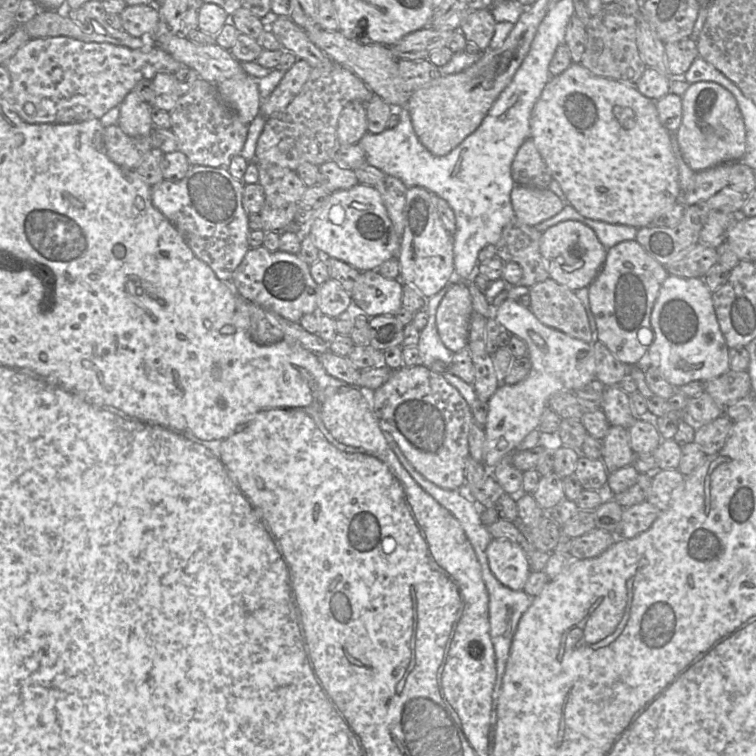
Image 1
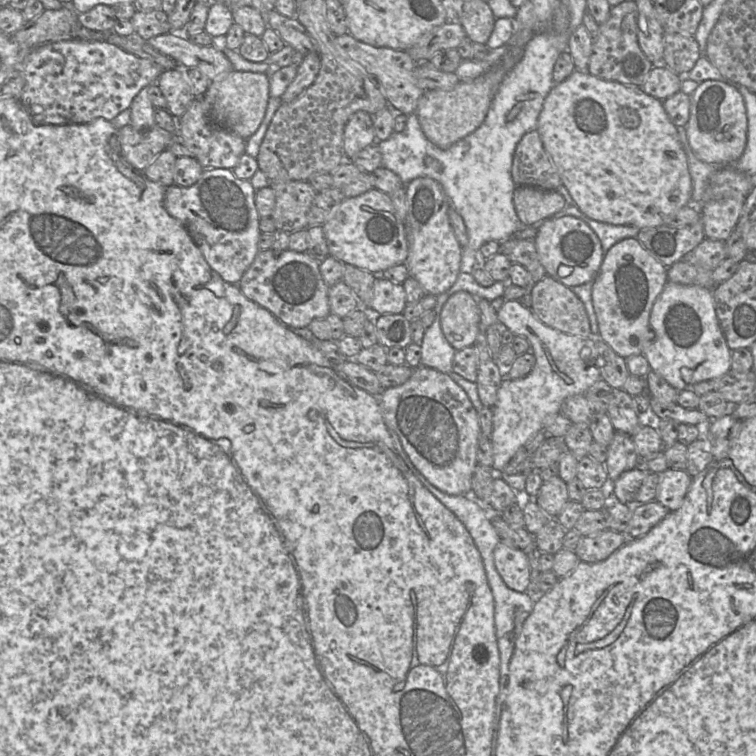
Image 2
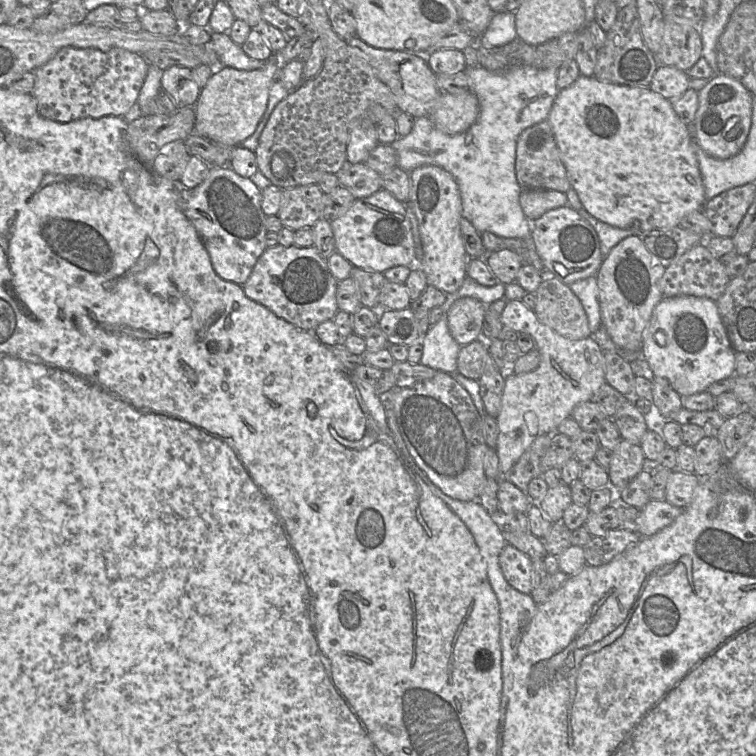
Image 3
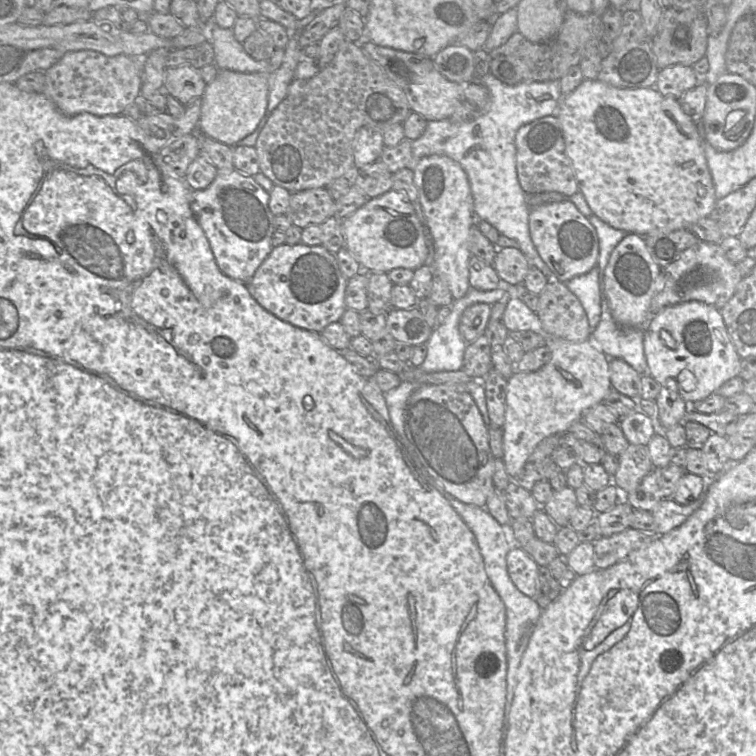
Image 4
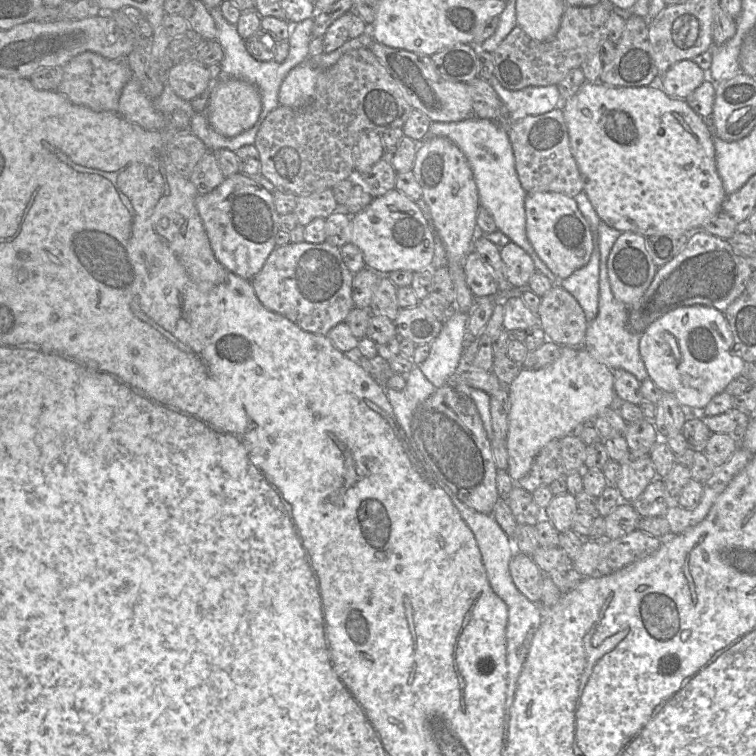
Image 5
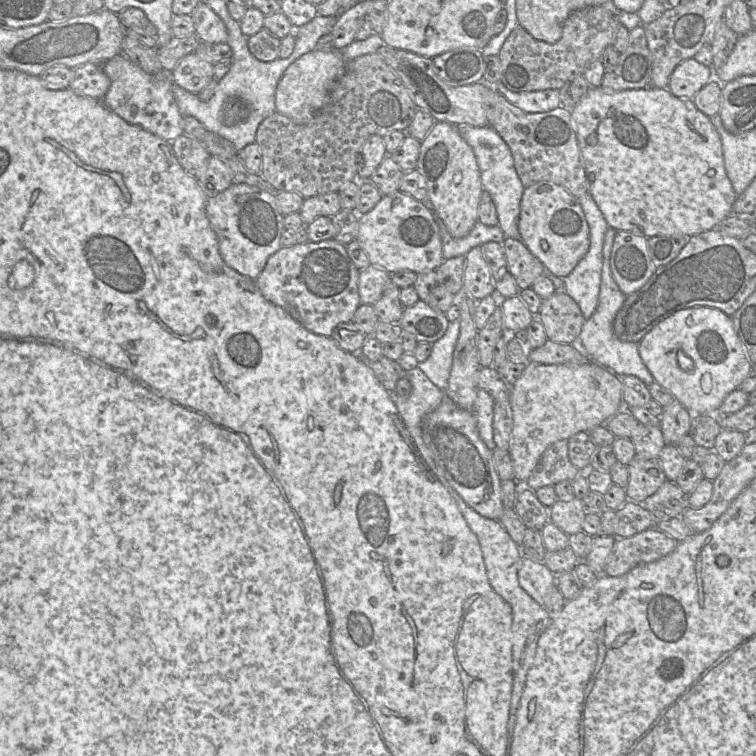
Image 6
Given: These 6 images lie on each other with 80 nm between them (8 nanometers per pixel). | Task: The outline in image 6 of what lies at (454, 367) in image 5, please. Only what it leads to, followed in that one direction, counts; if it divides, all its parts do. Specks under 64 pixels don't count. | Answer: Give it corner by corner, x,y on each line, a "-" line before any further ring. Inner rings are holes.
460,317
449,321
445,334
432,345
427,360
418,363
418,368
440,390
446,391
453,363
453,353
460,334

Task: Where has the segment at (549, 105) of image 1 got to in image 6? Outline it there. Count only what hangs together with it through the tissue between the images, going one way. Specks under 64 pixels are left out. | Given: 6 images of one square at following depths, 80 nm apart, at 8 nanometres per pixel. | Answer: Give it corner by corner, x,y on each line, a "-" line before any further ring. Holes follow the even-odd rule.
651,86
618,92
607,92
602,87
590,87
577,105
571,109
571,116
575,125
582,164
589,180
589,194
603,213
610,228
628,231
646,238
671,235
691,237
714,229
720,221
732,213
737,195
726,174
720,136
710,118
695,106
692,99
681,99
674,96
668,88

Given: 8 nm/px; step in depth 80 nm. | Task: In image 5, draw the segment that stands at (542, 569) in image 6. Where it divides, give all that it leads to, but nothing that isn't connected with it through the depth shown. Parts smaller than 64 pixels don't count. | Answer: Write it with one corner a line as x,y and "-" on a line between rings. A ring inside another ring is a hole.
515,552
510,564
510,574
517,589
531,602
536,603
542,593
544,572
530,555

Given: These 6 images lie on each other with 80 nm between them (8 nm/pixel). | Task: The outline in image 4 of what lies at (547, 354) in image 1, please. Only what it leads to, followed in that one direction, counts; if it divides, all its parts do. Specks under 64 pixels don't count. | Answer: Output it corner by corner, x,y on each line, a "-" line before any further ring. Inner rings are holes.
507,298
506,308
502,322
509,331
533,331
544,339
551,351
551,359
543,367
535,372
515,372
508,379
506,412
503,430
503,462
510,478
515,477
524,467
528,457
533,453
536,446
545,438
565,433
571,425
582,416
586,410
603,401
612,389
608,358
591,340
583,342
571,342
555,337
546,332
536,312
519,298

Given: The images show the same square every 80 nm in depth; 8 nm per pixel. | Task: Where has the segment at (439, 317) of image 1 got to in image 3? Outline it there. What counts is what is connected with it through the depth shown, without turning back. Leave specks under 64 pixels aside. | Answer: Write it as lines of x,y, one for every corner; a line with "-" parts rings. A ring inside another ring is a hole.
463,297
451,305
447,313
448,328
460,346
482,339
486,311
487,306
472,297

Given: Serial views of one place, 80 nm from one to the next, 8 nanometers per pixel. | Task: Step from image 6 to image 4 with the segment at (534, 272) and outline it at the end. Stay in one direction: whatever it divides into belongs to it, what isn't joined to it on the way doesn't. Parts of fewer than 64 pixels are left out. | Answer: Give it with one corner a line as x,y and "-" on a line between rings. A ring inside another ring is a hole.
497,248
493,267
502,281
502,285
523,284
530,266
530,261
519,248

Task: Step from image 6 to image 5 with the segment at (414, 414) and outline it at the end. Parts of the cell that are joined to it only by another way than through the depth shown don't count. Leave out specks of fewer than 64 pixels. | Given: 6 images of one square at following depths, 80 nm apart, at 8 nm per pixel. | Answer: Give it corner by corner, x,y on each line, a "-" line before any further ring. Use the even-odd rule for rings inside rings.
415,365
409,373
400,373
406,375
406,387
403,390
395,391
393,389
385,388
384,394
390,402
393,412
398,423
399,428
403,433
409,433
411,417
419,405
429,398
437,389

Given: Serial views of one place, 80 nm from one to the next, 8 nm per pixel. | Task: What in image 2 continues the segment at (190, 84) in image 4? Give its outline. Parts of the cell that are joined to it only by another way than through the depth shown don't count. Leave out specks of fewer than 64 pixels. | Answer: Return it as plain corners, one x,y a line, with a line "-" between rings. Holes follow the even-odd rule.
181,67
163,71
156,83
167,101
167,109
175,117
182,116
191,102
196,98
191,91
190,85
184,79

